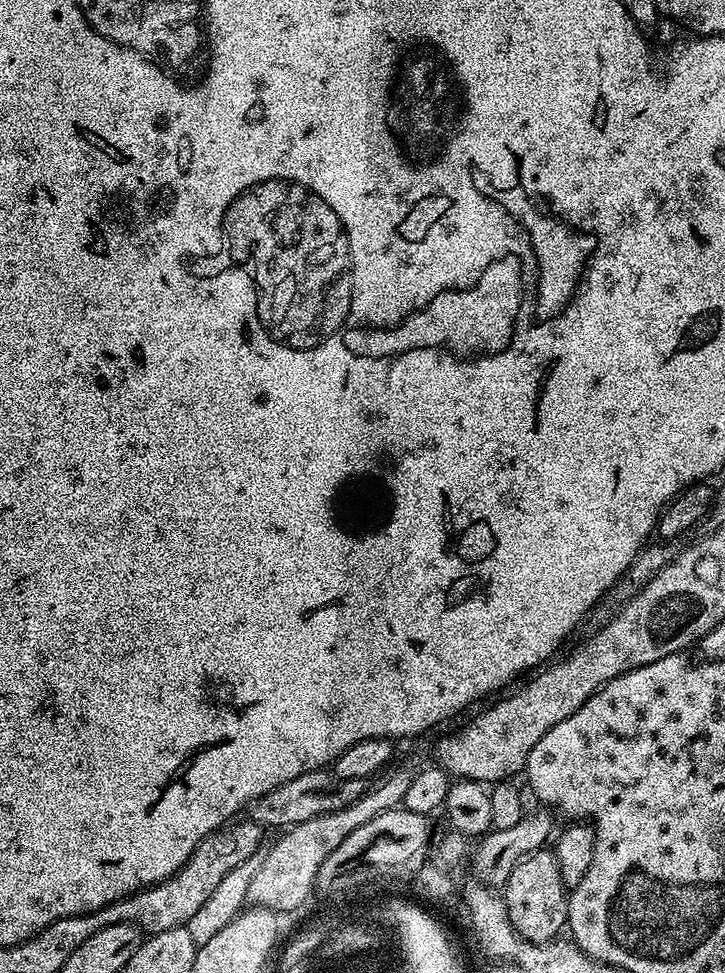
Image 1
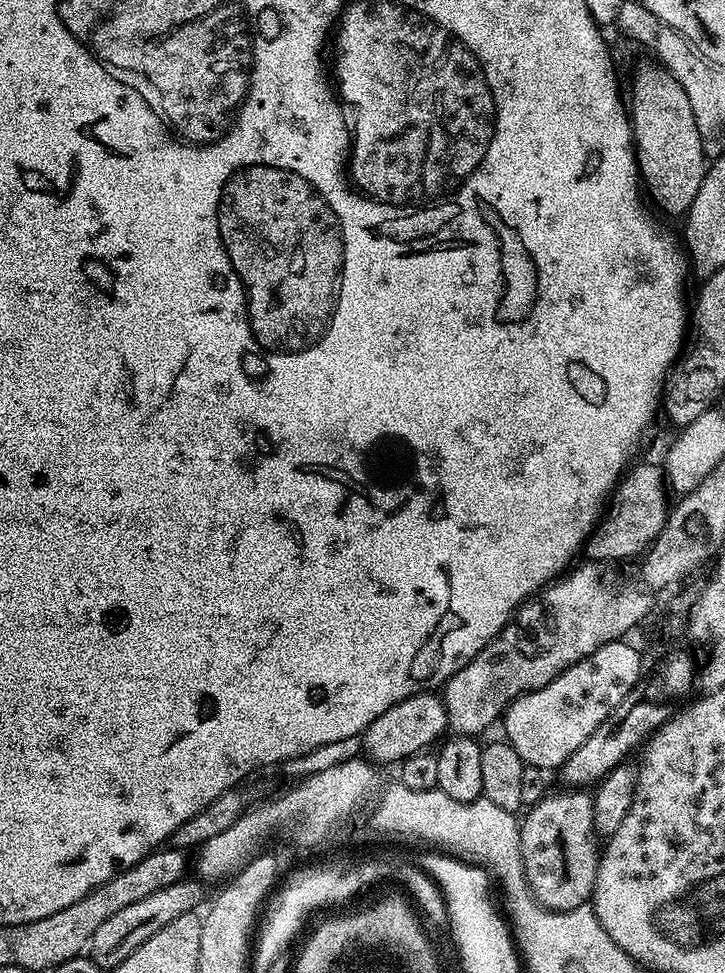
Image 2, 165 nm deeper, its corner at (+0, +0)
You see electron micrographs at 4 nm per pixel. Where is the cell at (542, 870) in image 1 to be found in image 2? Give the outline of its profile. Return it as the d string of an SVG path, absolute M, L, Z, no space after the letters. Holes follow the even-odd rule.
M584 790L564 791L568 792L549 791L520 820L520 849L528 885L536 901L550 912L574 910L591 901L602 851L594 826L593 797Z

